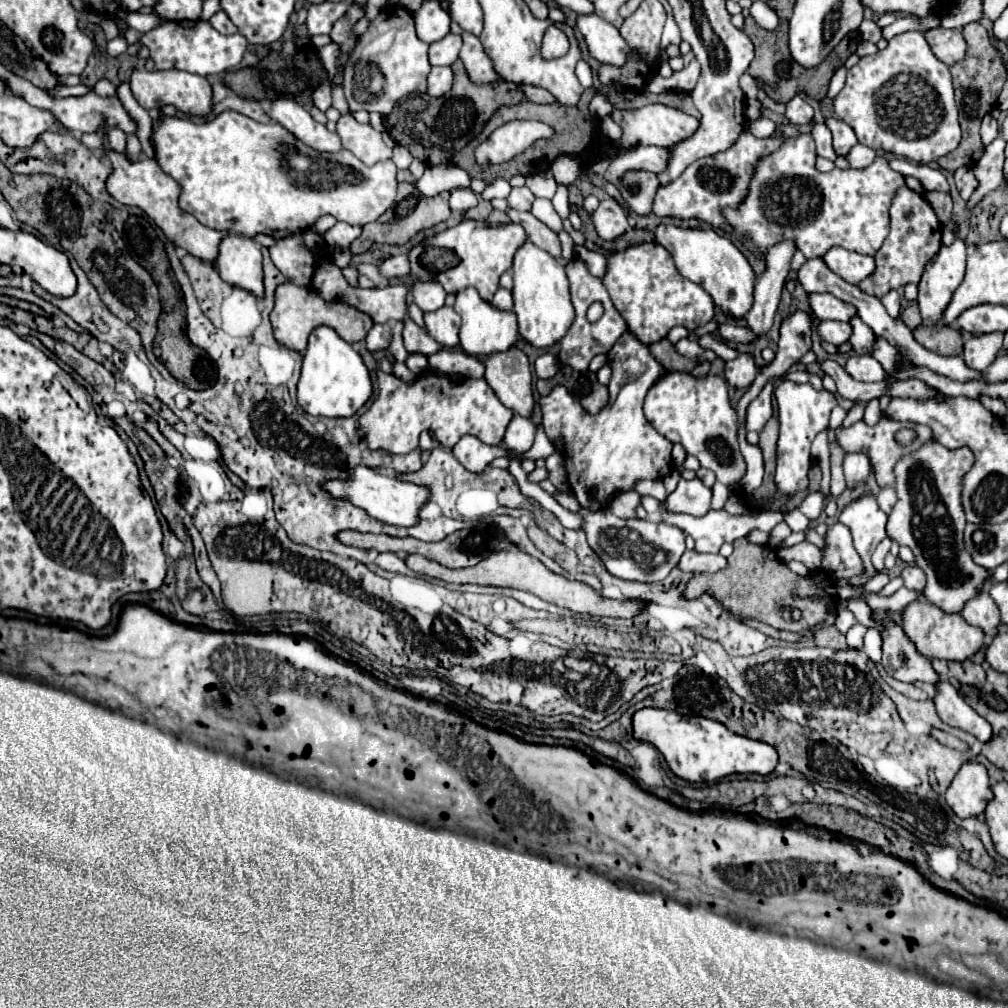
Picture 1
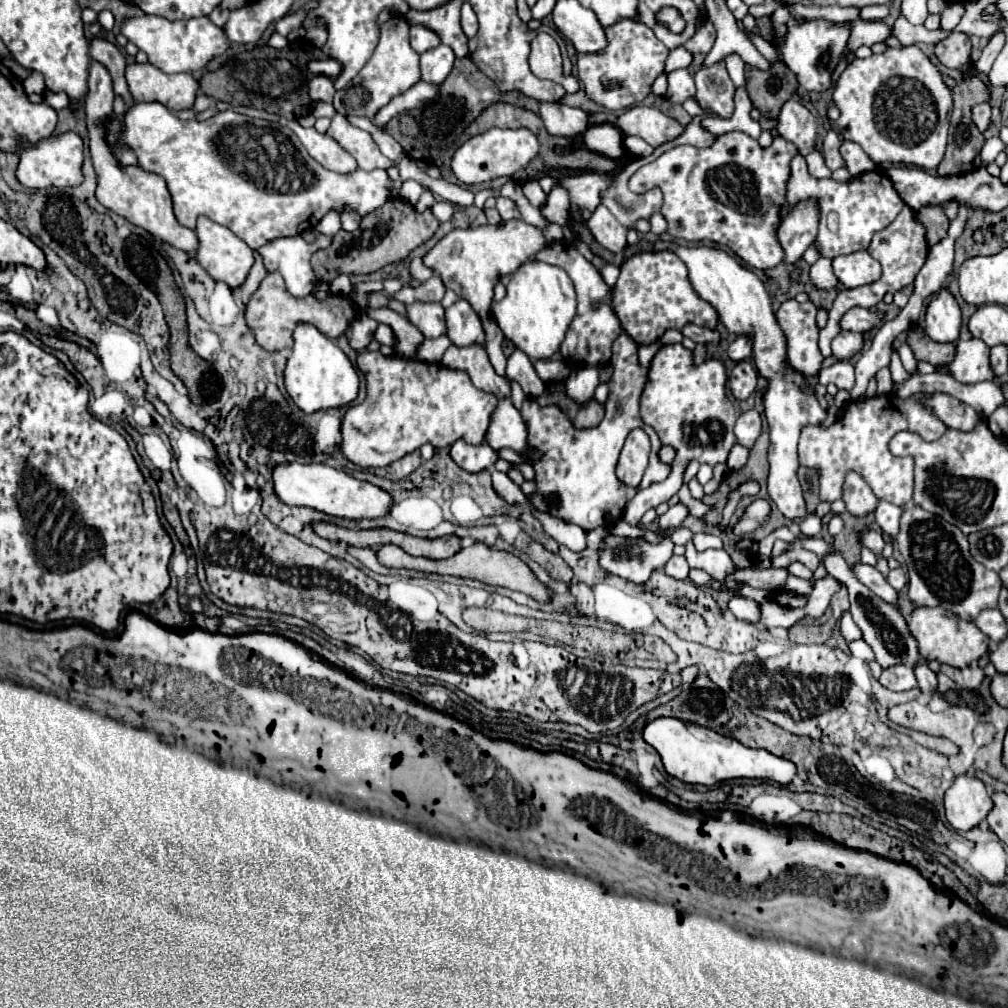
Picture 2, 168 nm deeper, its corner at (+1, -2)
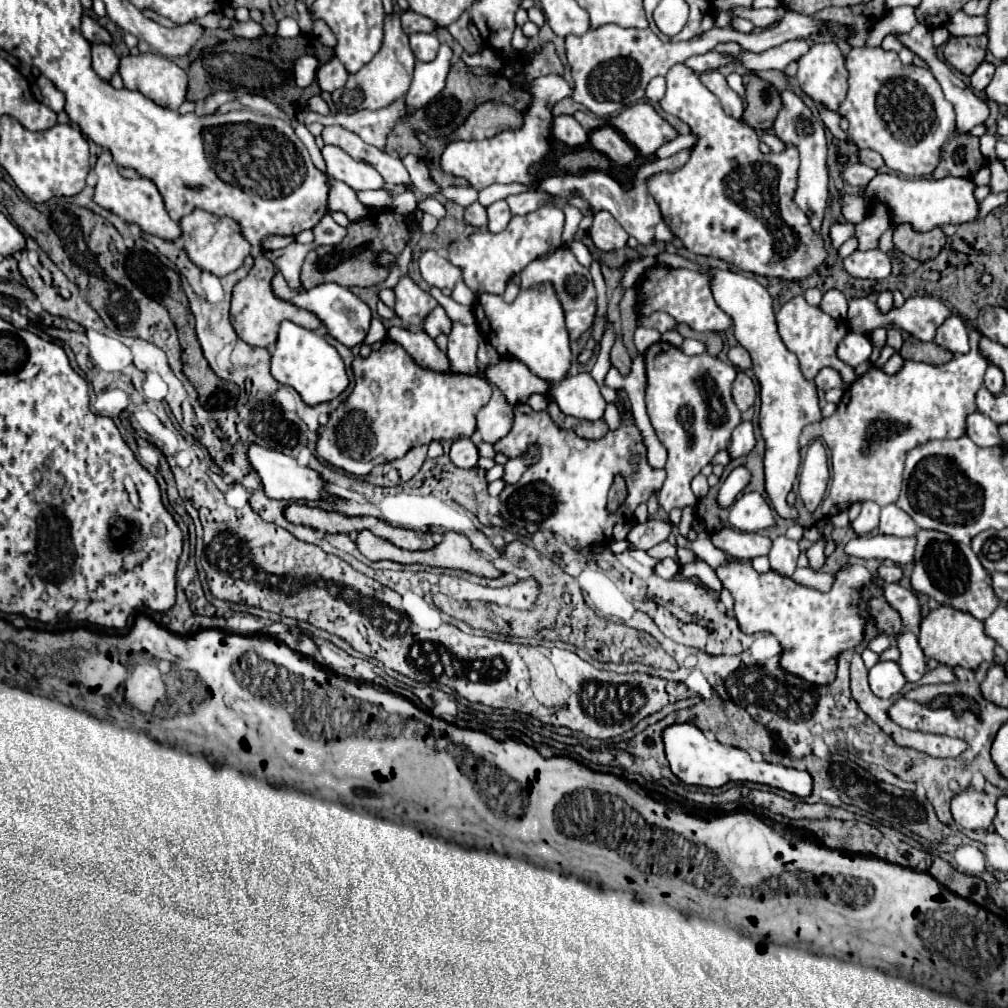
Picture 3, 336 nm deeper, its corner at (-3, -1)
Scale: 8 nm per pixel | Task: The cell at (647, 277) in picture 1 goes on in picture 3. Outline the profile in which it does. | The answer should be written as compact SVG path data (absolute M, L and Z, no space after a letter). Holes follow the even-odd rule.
M649 268L639 278L639 304L637 312L655 312L663 310L671 314L677 322L689 324L697 332L723 332L731 328L733 320L725 314L713 300L713 292L709 286L711 274L705 270L689 270L689 268Z

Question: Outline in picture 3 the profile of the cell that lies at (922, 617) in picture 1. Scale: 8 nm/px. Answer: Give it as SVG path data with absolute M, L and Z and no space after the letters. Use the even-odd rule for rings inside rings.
M939 606L937 610L929 612L929 616L923 618L919 644L927 658L935 658L939 664L945 664L949 668L961 666L961 668L977 670L983 662L987 662L987 664L993 662L995 640L991 640L983 632L983 622L973 618L971 614L955 610L951 606Z

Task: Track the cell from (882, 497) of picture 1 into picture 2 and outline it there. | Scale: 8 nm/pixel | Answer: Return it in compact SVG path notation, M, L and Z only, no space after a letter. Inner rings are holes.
M879 501L875 509L875 521L891 537L895 537L895 533L899 531L899 517L901 517L901 507L887 501Z

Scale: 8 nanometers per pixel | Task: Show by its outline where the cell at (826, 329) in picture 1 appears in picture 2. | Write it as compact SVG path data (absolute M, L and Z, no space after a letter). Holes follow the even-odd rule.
M841 331L833 341L831 341L833 355L823 360L823 368L829 367L841 359L851 359L855 353L863 349L863 335L851 333L851 331Z

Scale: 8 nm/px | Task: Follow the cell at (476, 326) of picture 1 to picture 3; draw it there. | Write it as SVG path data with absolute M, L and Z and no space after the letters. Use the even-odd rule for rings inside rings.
M437 306L437 308L433 308L429 312L429 316L423 322L423 330L431 338L437 338L439 334L447 334L451 330L451 320L447 318L447 314L445 314L445 310L441 306Z

